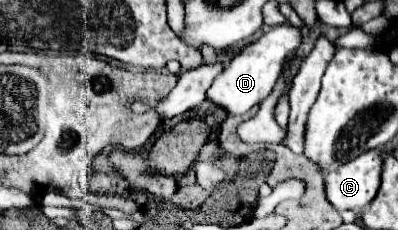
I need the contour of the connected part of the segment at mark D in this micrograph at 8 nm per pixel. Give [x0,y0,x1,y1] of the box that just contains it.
[206,23,302,115]

